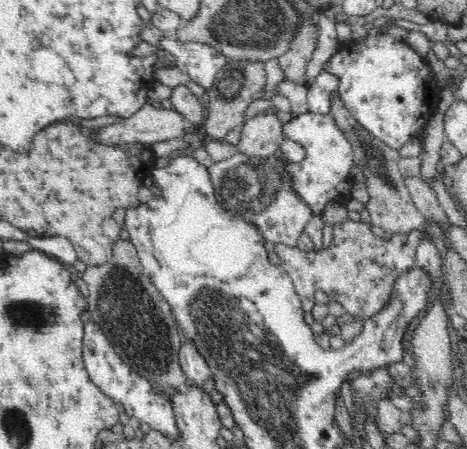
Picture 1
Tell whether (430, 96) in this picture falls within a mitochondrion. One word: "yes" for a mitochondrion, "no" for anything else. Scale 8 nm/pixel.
no

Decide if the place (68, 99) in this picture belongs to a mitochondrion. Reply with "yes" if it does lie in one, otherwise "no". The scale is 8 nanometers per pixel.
yes

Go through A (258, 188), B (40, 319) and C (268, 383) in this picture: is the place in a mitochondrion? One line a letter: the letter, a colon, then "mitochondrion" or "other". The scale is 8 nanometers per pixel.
A: mitochondrion
B: mitochondrion
C: mitochondrion

